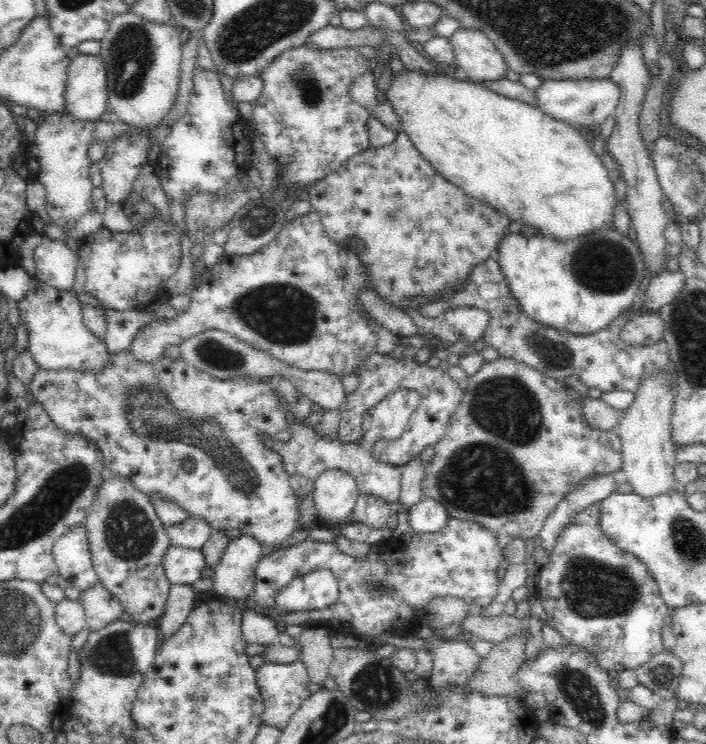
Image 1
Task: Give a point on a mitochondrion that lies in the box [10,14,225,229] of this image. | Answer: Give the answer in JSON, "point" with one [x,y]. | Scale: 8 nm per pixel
{"point":[131,48]}

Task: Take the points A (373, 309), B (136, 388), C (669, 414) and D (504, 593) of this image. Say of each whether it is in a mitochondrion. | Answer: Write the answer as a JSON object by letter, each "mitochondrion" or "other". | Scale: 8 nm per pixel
{"A":"other","B":"mitochondrion","C":"other","D":"other"}

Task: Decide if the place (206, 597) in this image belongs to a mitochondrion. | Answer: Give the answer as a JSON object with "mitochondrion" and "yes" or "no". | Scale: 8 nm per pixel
{"mitochondrion":"no"}

